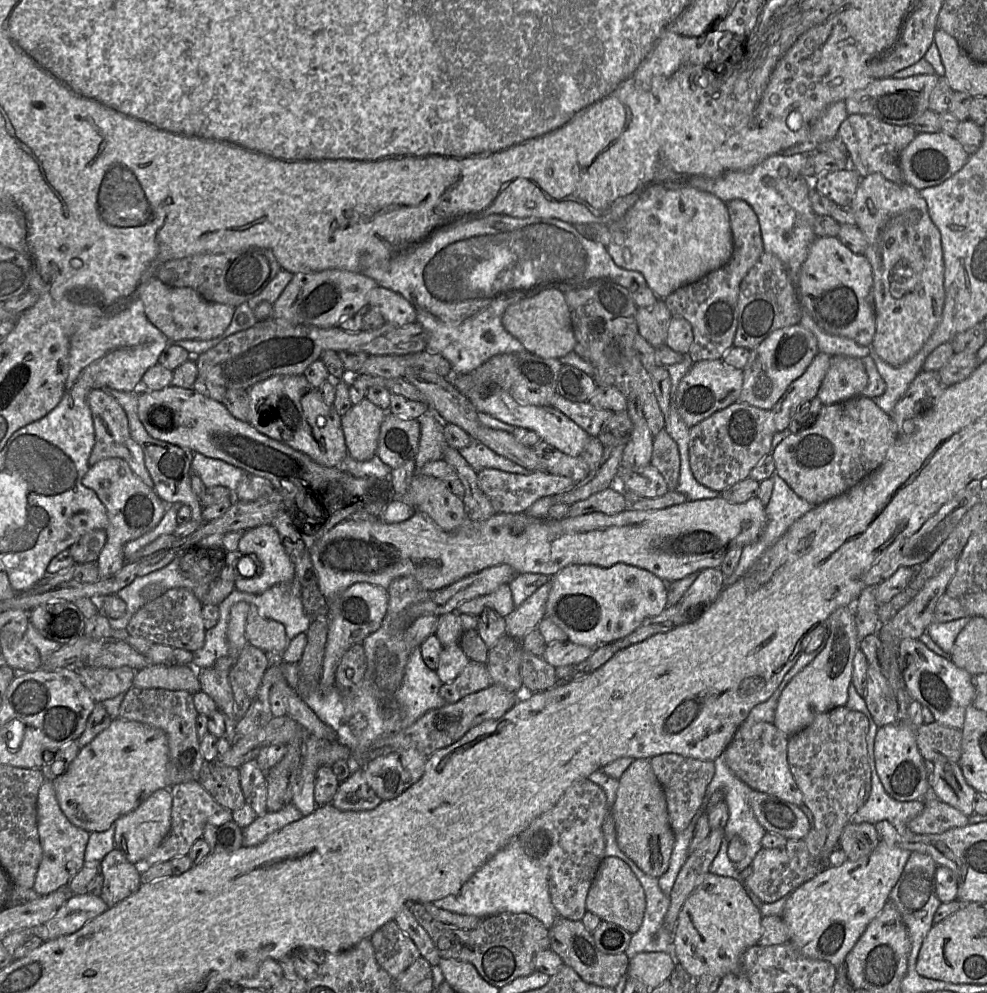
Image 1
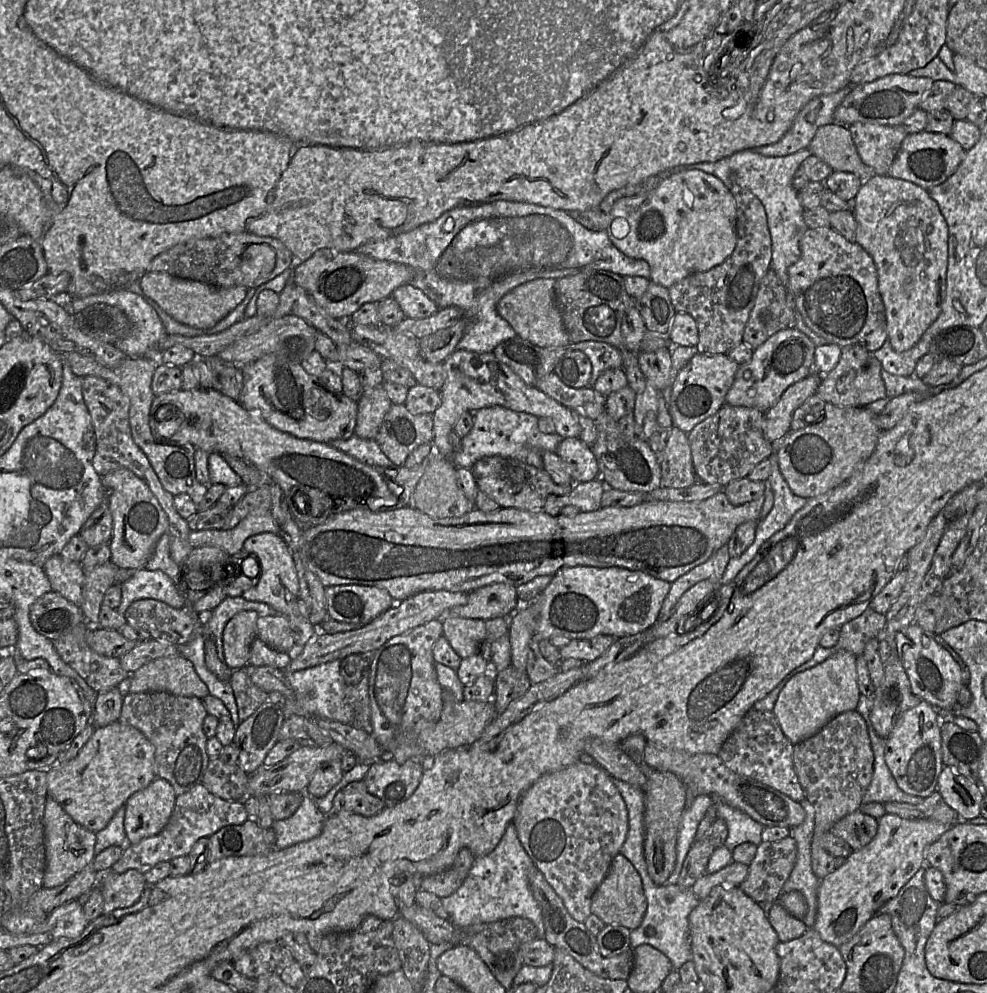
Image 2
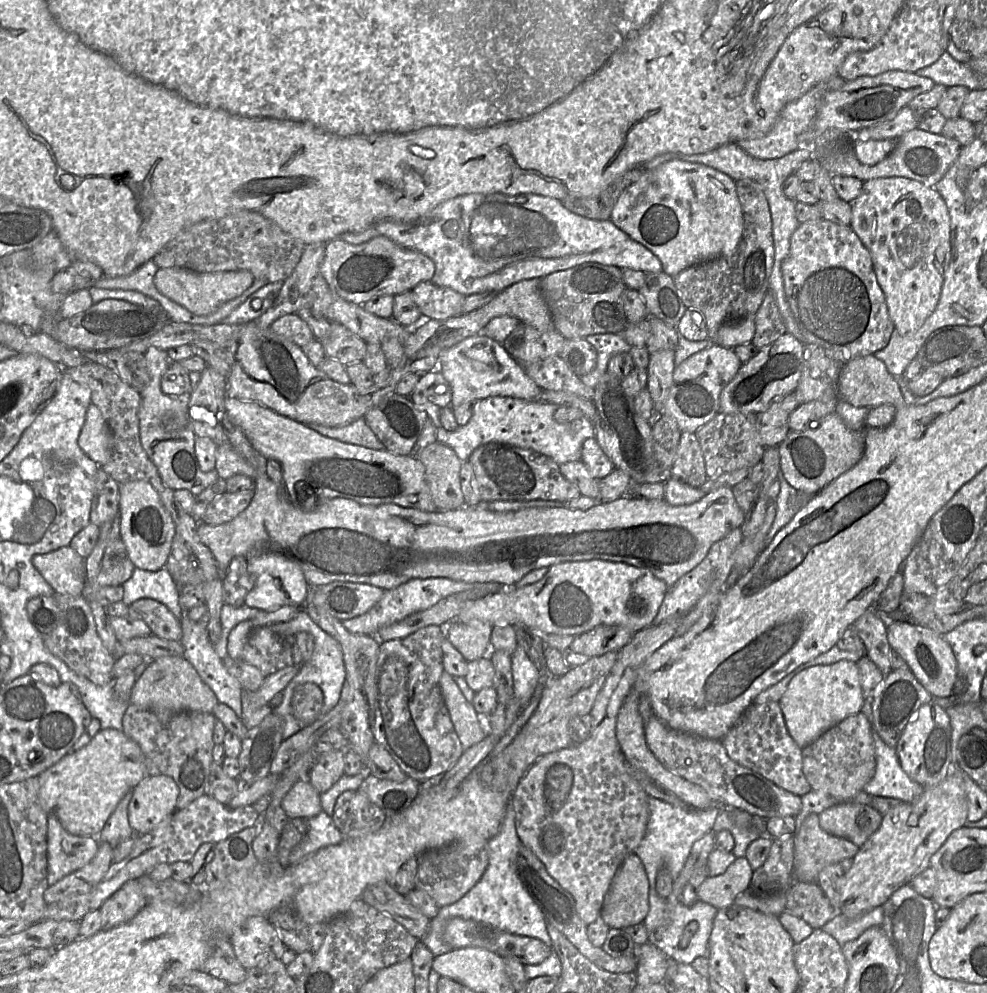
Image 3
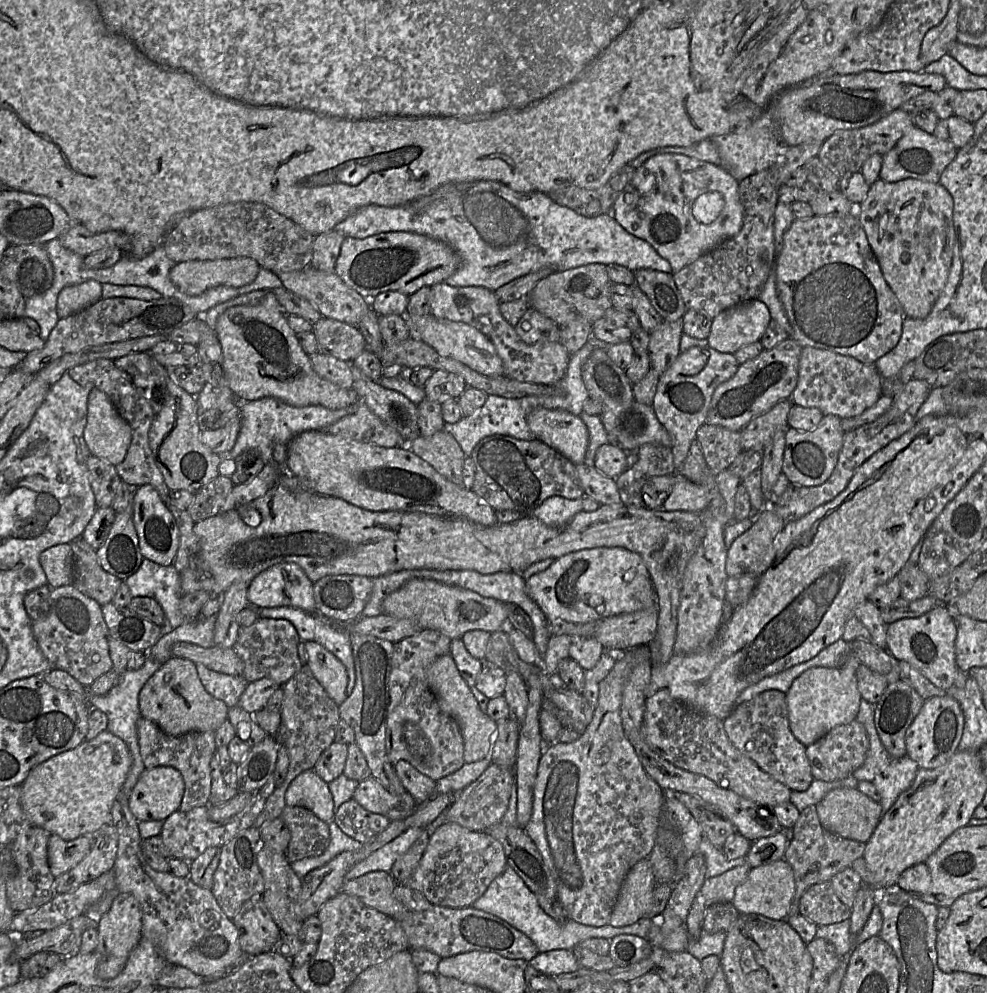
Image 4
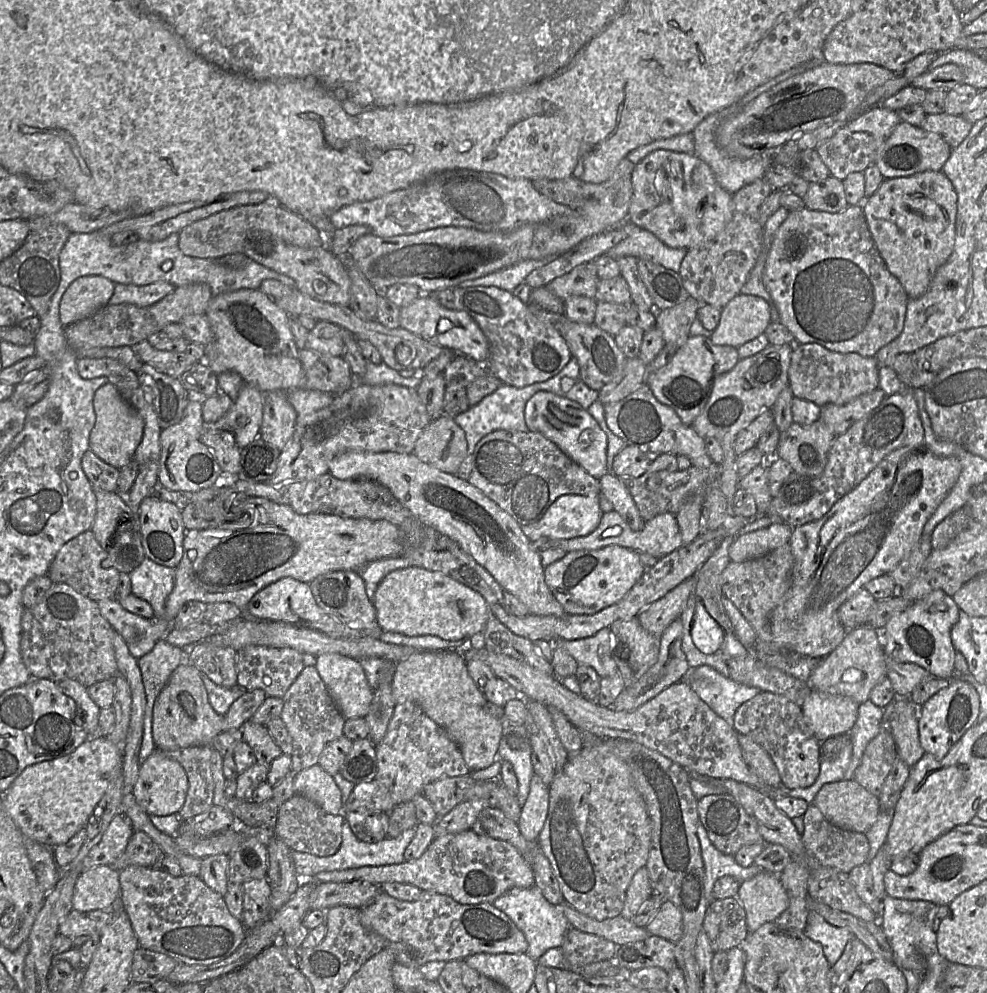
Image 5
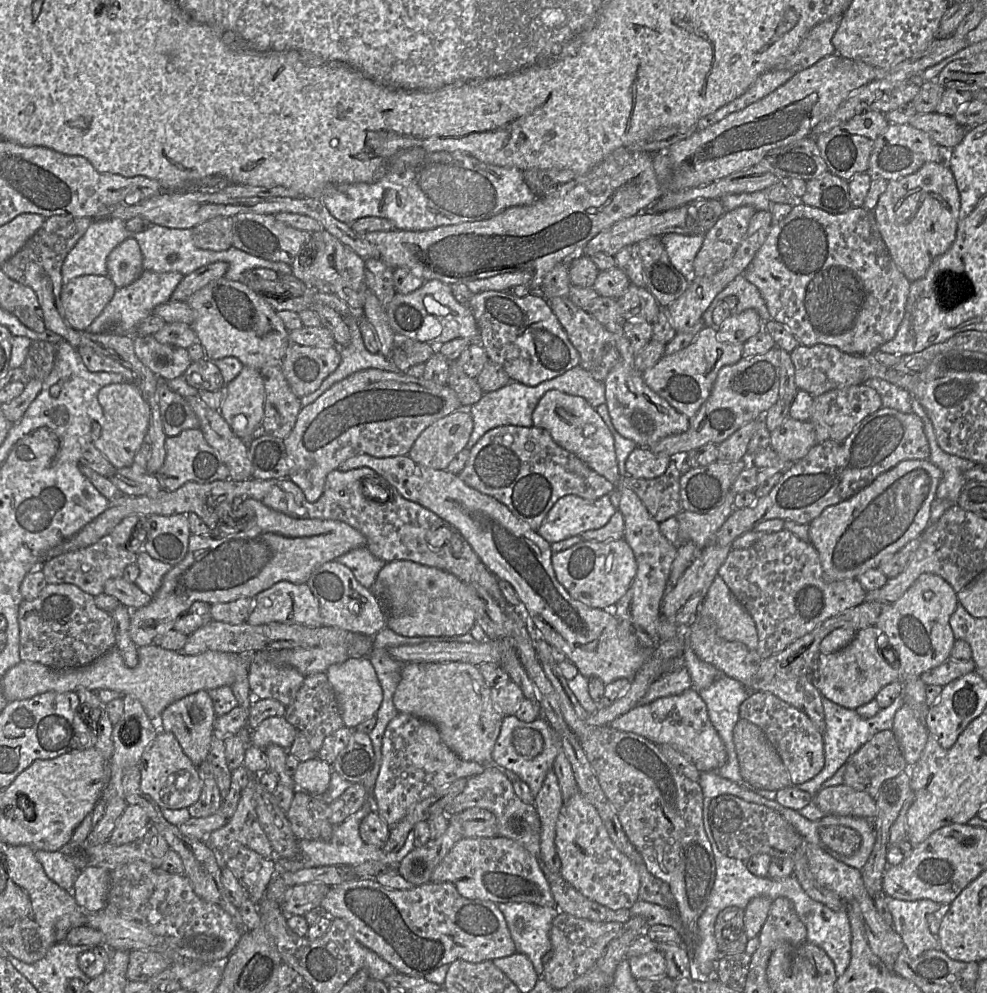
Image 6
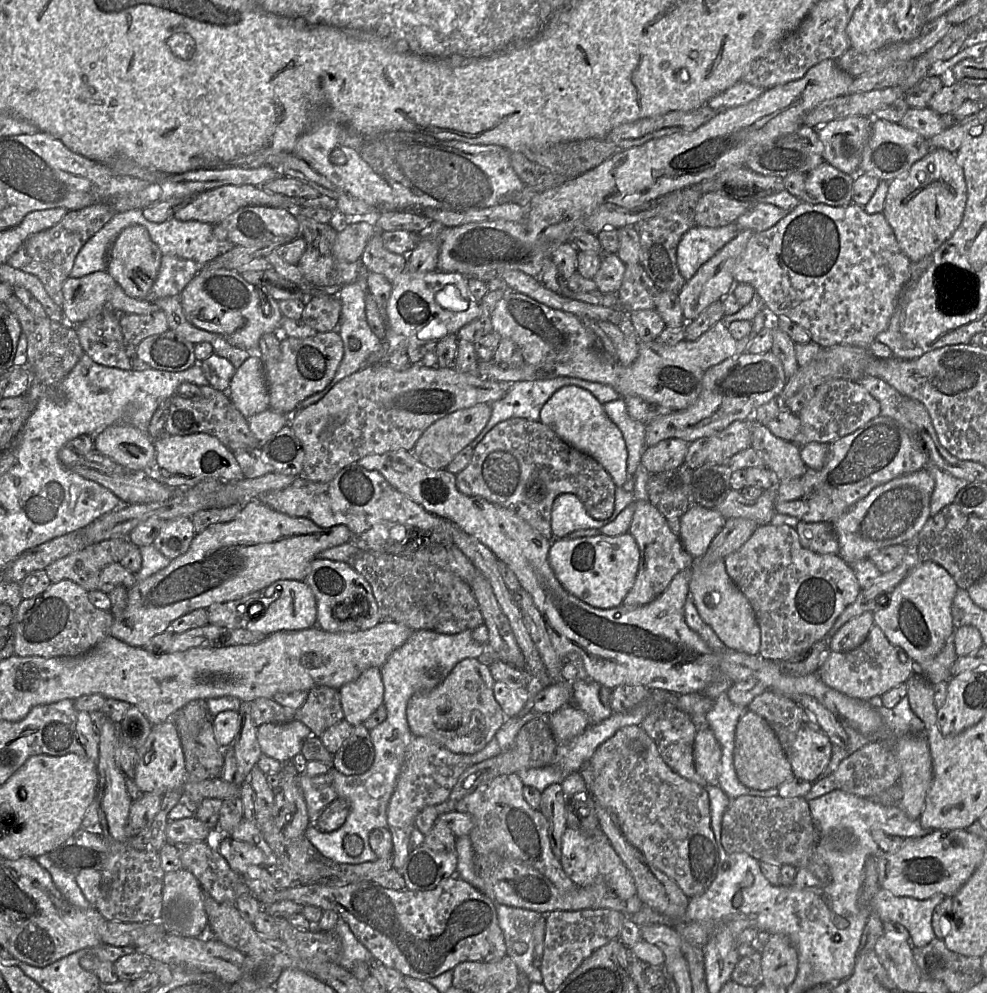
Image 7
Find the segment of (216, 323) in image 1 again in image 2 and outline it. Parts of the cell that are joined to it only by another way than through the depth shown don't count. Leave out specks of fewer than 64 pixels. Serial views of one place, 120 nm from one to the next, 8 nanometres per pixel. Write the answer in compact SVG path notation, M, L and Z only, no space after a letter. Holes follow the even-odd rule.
M146 272L140 278L143 296L181 324L210 328L232 311L247 293L244 286L221 288L199 281L178 278L167 272Z

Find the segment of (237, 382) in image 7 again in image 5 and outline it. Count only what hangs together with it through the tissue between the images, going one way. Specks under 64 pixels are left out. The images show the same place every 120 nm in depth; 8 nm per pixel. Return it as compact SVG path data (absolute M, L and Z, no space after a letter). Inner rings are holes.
M243 384L229 410L211 428L229 431L235 444L243 449L257 439L263 420L265 393L250 384Z

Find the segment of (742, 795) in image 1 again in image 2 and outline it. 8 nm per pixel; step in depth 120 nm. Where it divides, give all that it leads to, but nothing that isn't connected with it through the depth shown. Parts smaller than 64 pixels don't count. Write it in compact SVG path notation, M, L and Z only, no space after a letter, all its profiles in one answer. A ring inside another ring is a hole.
M711 796L711 798L716 807L716 816L726 822L728 834L724 845L729 851L732 852L737 845L744 842L750 842L757 846L762 843L761 834L765 826L718 797Z

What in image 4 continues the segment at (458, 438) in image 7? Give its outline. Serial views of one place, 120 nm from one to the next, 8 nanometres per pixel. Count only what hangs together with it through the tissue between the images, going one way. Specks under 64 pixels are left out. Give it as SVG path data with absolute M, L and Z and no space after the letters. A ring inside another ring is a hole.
M442 429L429 437L417 435L407 446L443 477L454 484L462 485L462 470L466 456L450 433Z

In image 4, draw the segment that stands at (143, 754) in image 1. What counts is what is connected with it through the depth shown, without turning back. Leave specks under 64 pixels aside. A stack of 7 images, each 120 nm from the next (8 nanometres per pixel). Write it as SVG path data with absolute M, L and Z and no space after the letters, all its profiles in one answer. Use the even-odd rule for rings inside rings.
M109 731L34 767L21 784L21 806L28 820L66 841L93 836L110 823L111 808L132 765L127 745Z

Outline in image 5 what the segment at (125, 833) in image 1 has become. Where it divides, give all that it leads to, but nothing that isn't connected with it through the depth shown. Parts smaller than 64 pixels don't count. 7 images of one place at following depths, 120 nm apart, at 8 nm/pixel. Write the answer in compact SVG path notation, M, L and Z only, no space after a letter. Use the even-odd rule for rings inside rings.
M156 749L140 764L132 794L148 815L168 816L179 813L185 803L188 787L188 778L181 764L164 751Z

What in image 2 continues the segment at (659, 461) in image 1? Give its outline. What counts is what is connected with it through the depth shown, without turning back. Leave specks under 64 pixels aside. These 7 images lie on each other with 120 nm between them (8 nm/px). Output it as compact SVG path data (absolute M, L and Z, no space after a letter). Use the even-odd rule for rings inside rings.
M673 426L661 462L661 486L685 488L697 482L688 434Z

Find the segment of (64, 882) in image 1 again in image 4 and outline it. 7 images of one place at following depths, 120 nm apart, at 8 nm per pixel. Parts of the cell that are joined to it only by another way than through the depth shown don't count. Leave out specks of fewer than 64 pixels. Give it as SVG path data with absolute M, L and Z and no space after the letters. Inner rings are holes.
M51 834L48 842L48 863L52 875L57 878L76 867L88 855L92 843L89 836L66 841L56 834Z

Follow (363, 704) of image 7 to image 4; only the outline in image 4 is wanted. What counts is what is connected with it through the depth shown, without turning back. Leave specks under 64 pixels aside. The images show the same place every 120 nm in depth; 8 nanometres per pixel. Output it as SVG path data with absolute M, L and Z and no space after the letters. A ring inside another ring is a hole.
M306 641L304 647L307 654L306 665L328 696L337 705L342 704L348 697L348 675L344 664L317 642Z

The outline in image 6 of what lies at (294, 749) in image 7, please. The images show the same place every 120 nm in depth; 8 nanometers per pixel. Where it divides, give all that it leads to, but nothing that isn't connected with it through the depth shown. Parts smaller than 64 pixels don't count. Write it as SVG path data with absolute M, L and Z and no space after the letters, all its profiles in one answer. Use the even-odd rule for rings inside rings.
M269 717L251 732L251 744L262 750L274 744L288 751L297 733L284 717Z

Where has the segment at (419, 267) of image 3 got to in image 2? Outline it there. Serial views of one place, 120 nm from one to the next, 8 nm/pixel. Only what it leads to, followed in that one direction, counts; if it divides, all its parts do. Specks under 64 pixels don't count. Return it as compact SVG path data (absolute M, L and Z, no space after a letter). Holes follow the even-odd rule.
M317 250L310 258L291 268L293 281L304 288L330 316L345 321L363 304L379 302L399 286L411 281L414 269L408 265L381 261L359 251Z

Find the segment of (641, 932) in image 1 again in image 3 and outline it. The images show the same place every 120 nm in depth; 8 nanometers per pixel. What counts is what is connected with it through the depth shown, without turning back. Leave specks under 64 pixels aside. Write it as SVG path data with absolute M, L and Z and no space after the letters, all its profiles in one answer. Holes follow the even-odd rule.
M650 878L648 881L649 911L643 921L649 932L648 942L657 946L670 962L691 964L697 957L708 955L709 939L718 909L700 900L692 906L682 903L671 905L666 898L659 896L656 887L650 886Z

